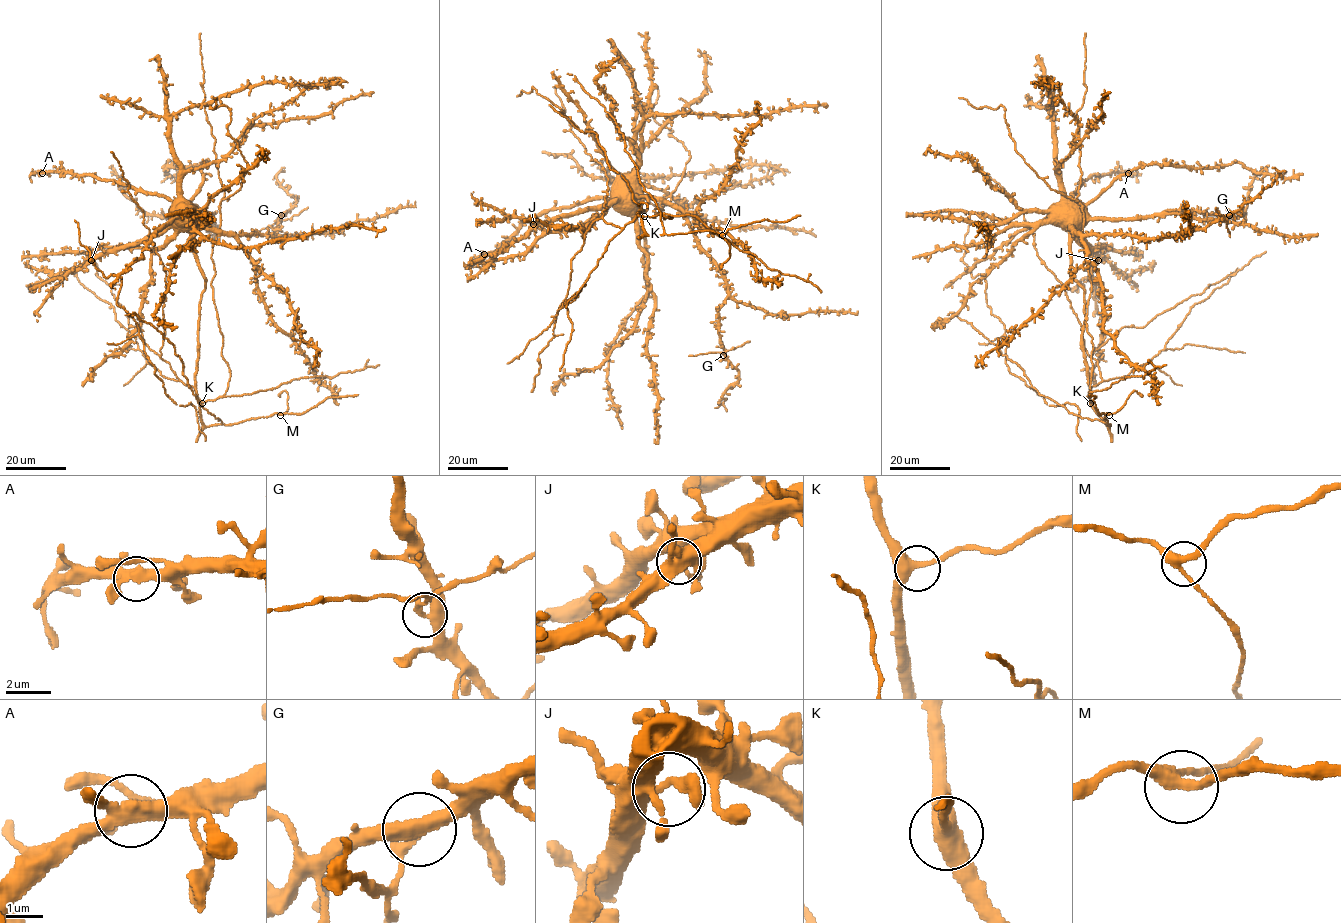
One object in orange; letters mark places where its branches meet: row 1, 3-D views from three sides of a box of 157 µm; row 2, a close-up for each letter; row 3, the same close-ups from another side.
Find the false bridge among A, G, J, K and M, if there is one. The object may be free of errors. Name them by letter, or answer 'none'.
G

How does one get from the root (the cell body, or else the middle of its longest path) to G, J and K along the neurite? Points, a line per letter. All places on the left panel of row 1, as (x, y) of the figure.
G: (181, 215), (234, 234), (283, 238), (276, 235), (282, 215)
J: (181, 215), (173, 210), (165, 227), (135, 242), (102, 252), (91, 260)
K: (181, 215), (198, 223), (194, 254), (205, 280), (195, 376), (196, 396), (202, 403)

